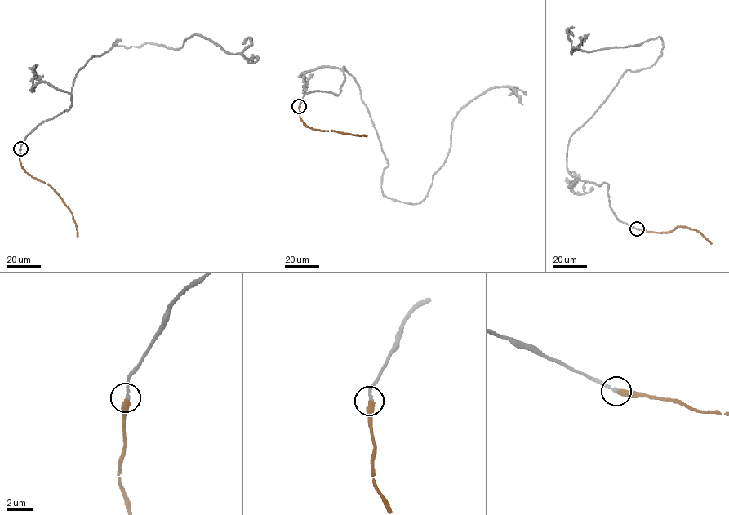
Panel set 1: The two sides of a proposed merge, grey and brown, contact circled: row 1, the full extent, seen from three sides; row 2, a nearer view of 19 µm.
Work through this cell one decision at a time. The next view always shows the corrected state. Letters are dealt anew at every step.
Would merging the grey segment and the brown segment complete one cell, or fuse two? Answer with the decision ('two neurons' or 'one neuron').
one neuron

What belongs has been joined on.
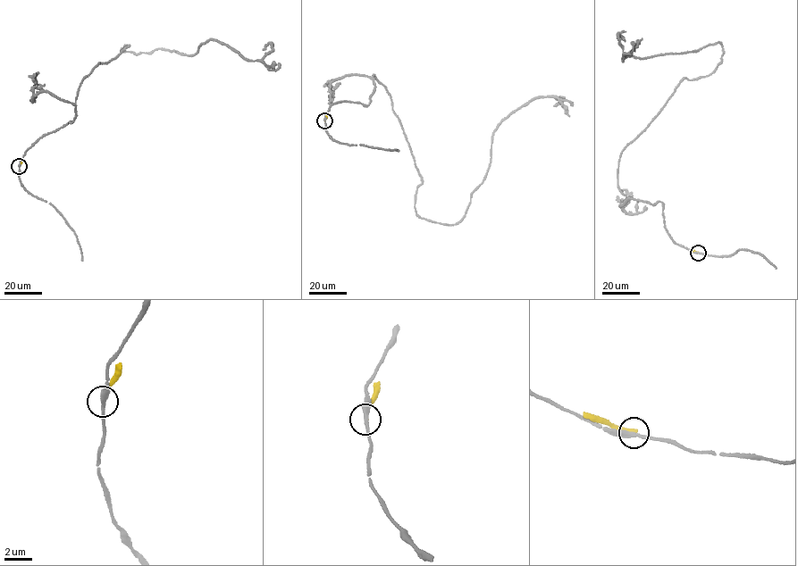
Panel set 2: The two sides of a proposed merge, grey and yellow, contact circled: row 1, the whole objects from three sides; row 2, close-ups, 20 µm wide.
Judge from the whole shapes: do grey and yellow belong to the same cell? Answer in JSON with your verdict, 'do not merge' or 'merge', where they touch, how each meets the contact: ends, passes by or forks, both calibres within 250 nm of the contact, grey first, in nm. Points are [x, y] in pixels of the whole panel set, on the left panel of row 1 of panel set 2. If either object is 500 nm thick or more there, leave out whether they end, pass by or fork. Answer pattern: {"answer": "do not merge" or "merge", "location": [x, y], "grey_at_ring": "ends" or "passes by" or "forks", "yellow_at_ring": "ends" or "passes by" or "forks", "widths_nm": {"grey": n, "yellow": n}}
{"answer": "do not merge", "location": [19, 166], "grey_at_ring": "passes by", "yellow_at_ring": "ends", "widths_nm": {"grey": 320, "yellow": 280}}

